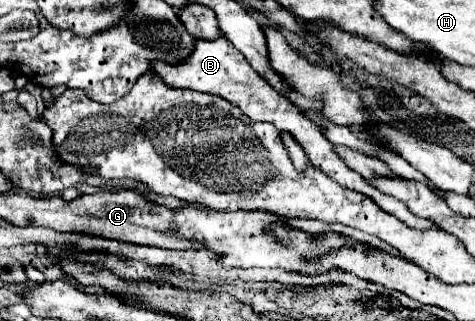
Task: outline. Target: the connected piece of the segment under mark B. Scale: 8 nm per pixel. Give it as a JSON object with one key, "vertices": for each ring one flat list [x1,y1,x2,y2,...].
{"vertices":[[219,37,217,41,195,41,195,49,191,51,189,57,185,57,183,61,171,65,165,61,151,61,151,71,161,77,165,81,165,85,171,85,173,89,191,89,191,91,203,91,203,93,211,93,211,95,219,95,223,99,227,99,229,103,237,105,251,121,267,121,271,125,275,125,281,131,289,131,295,141,299,145,303,145,309,161,323,169,331,179,339,181,339,185,347,187,347,189,355,189,359,193,365,193,367,197,371,197,381,209,385,209,387,213,393,213,395,217,399,217,403,223,415,227,415,229,427,229,427,227,435,227,431,221,423,219,423,217,415,217,407,205,403,205,401,201,397,201,395,197,389,197,381,191,377,191,375,187,371,187,363,177,359,177,359,173,351,171,333,151,333,145,325,139,325,135,319,131,319,127,315,123,311,123,309,119,305,119,301,115,301,111,297,109,295,103,291,103,285,95,281,95,279,91,275,91,265,77,261,77,259,73,255,73,255,69,251,69,251,65,247,65,247,59,225,39]]}

